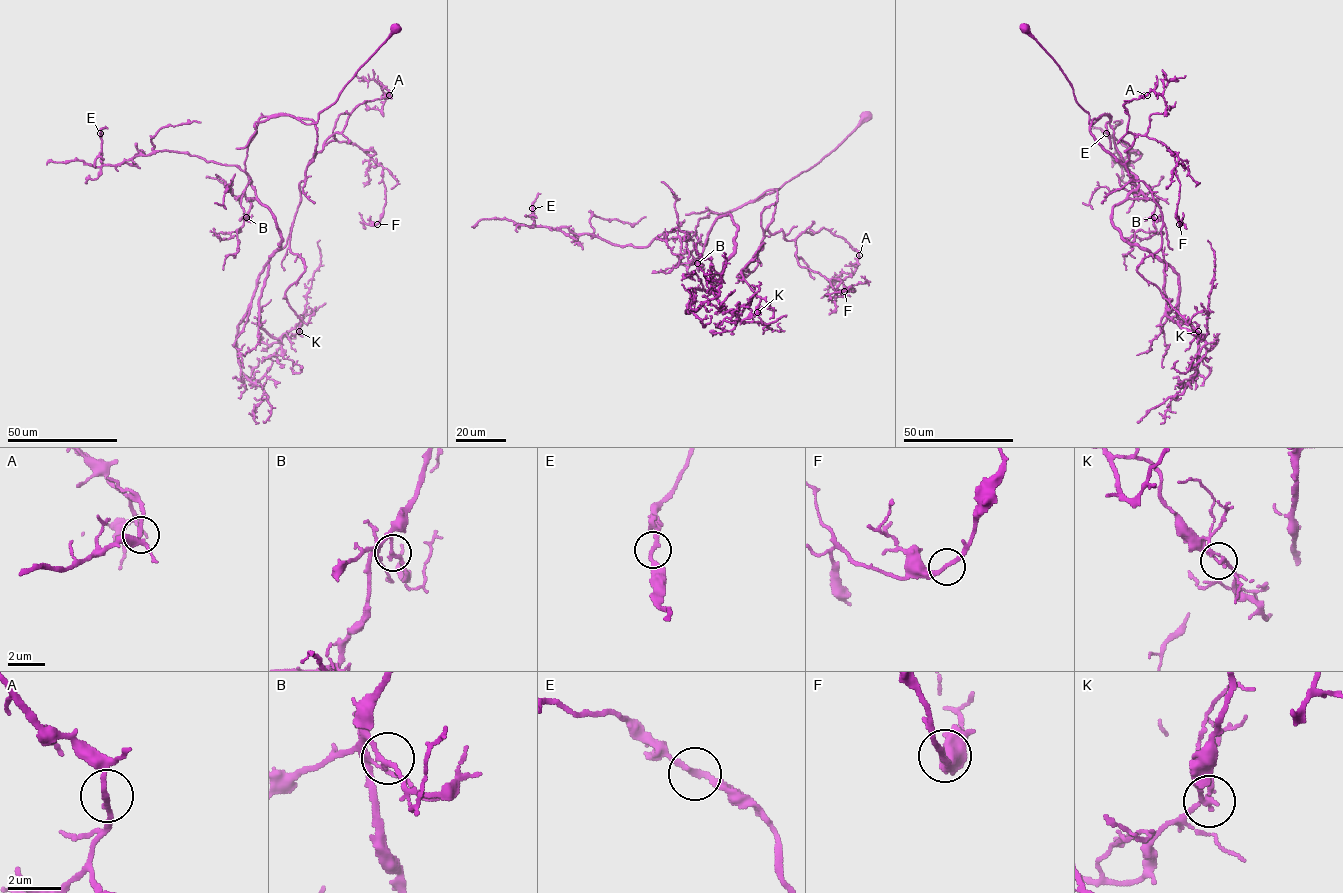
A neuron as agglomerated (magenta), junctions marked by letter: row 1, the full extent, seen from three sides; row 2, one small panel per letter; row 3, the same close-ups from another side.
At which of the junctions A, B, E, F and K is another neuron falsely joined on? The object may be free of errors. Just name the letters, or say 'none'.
K

